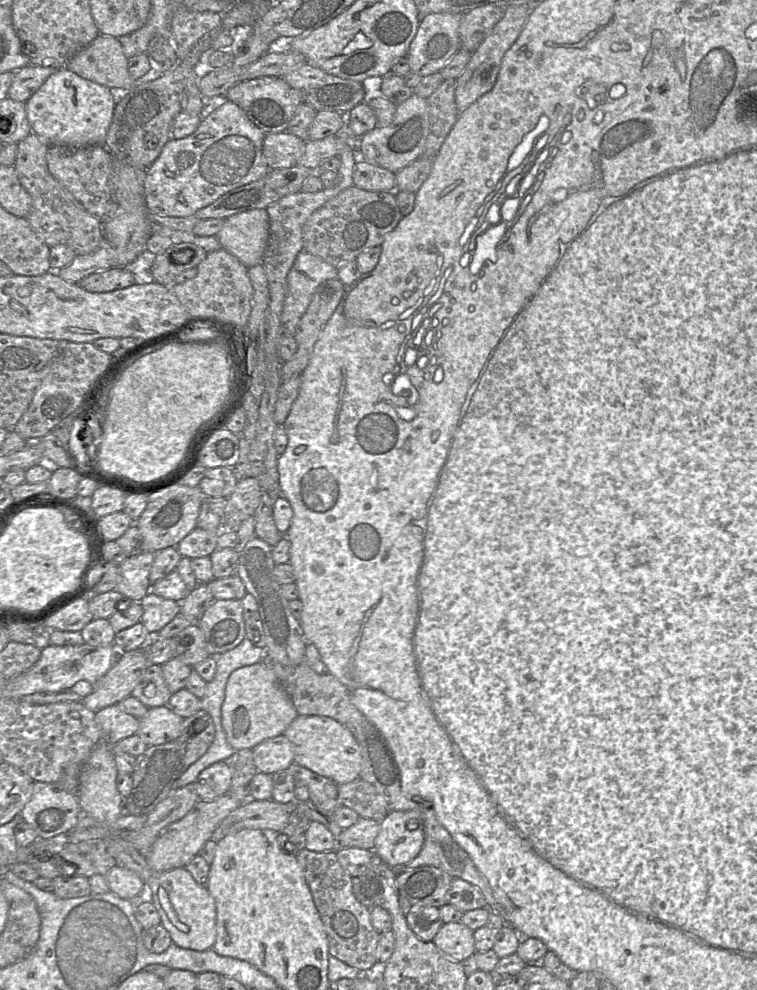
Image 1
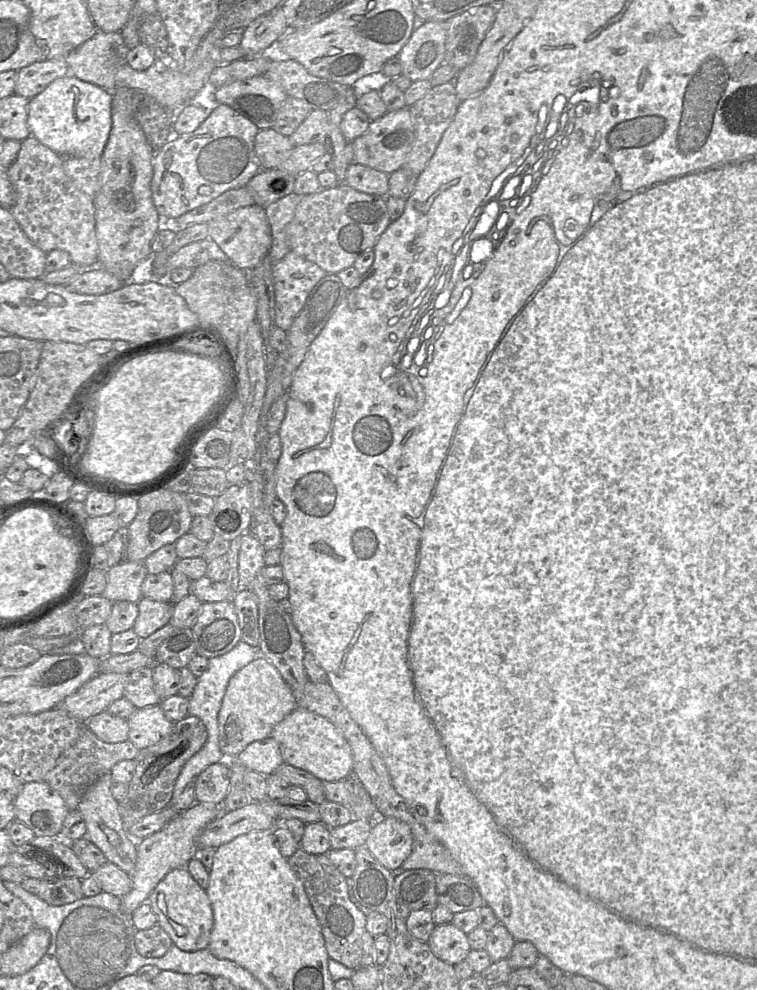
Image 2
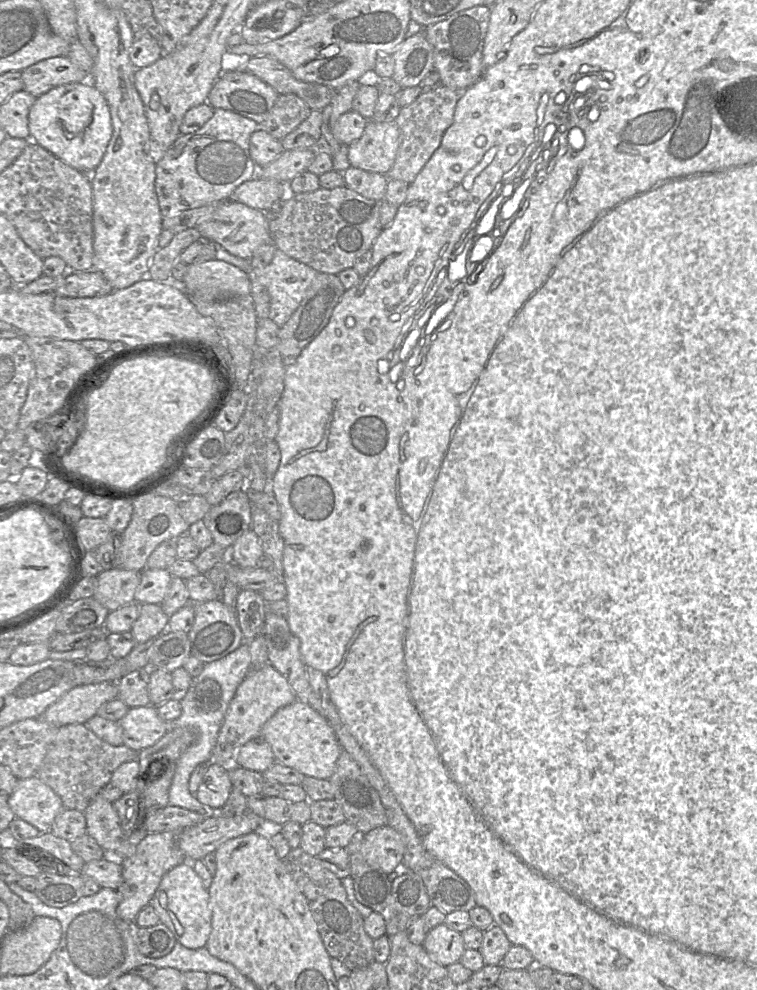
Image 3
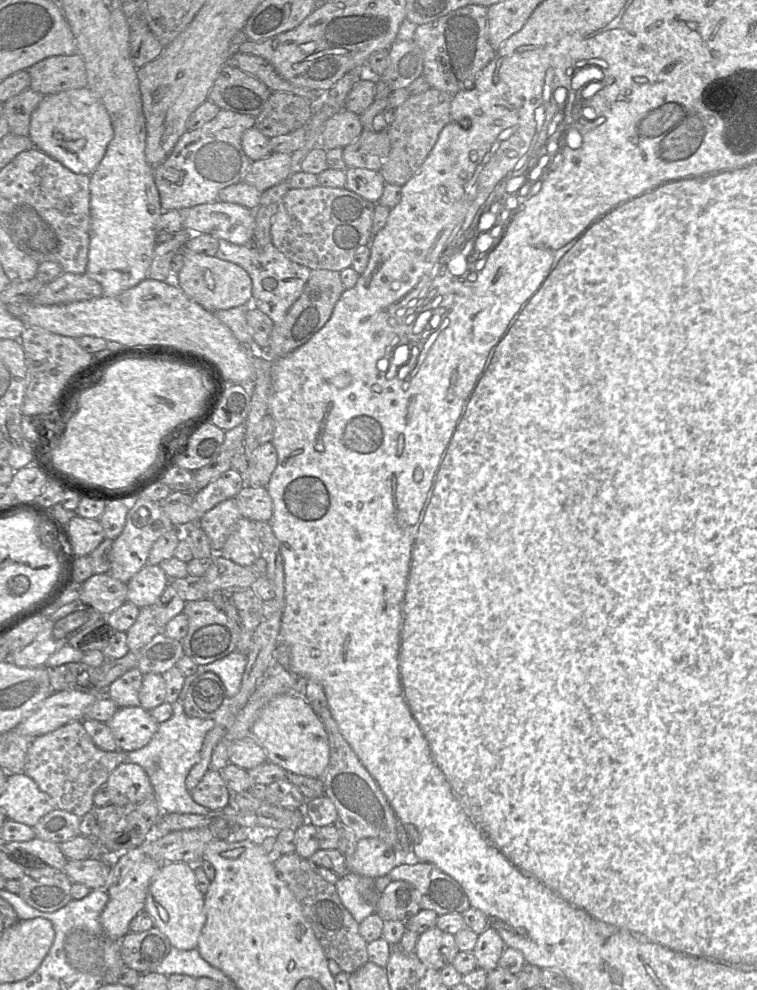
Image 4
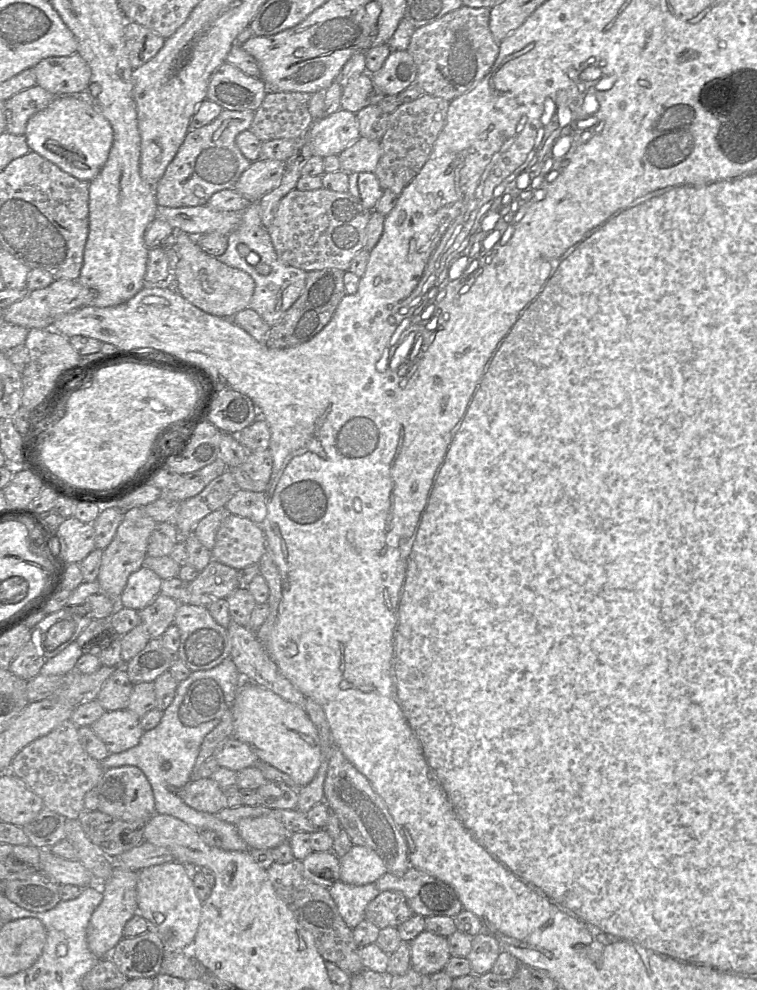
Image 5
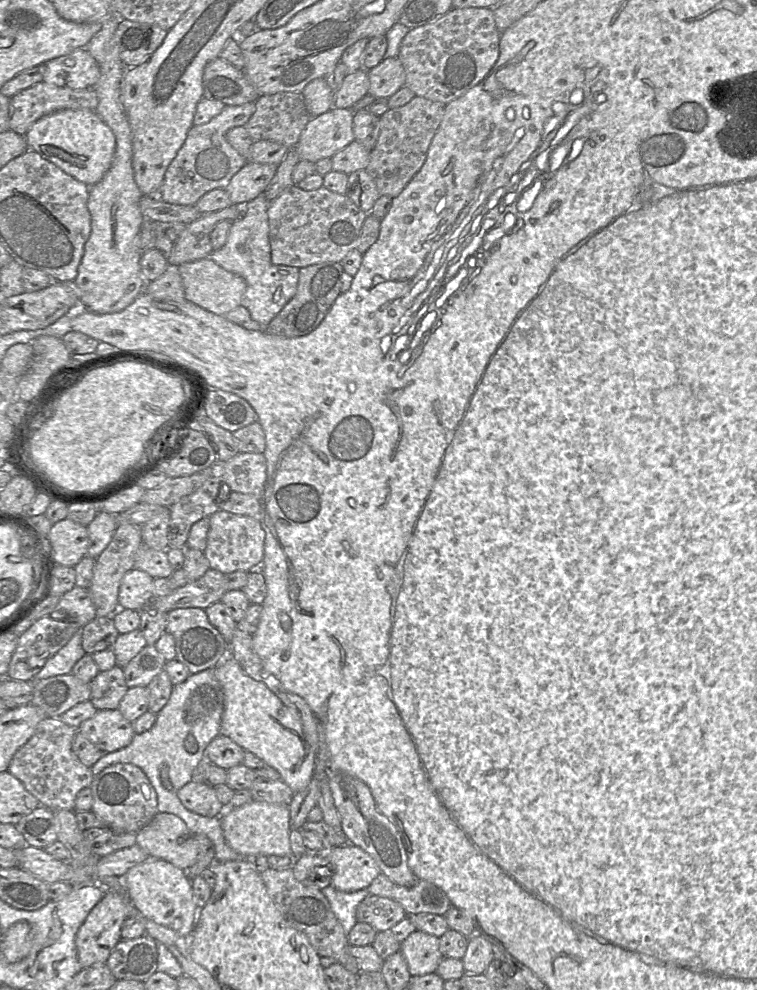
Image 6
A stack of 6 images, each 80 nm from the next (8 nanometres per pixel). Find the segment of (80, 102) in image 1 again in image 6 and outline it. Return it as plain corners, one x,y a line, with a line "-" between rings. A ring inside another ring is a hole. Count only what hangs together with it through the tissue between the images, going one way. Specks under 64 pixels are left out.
65,109
34,122
24,135
28,149
36,151
76,180
93,186
109,170
116,140
110,127
90,109

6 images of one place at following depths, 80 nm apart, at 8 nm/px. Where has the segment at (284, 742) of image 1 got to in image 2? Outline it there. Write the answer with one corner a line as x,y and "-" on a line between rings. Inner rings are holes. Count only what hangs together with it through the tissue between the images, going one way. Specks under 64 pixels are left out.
271,736
250,743
236,760
248,770
269,776
284,763
279,743

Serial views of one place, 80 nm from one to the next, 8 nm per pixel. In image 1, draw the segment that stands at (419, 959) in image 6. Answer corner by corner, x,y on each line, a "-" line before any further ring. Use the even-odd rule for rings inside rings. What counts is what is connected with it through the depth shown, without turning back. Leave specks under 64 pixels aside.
461,922
444,923
432,942
446,957
462,962
476,952
473,933

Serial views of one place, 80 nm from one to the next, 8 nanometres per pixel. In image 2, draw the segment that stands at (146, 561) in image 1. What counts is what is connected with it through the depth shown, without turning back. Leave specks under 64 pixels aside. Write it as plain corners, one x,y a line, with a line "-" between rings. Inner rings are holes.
124,560
108,569
107,585
102,595
113,603
138,603
142,598
141,586
147,574
144,561

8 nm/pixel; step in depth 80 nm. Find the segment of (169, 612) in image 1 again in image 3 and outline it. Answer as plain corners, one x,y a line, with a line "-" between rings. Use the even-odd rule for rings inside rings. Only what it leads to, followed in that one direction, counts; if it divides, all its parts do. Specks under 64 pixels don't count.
139,604
139,616
130,630
136,644
157,638
165,632
169,618
159,604

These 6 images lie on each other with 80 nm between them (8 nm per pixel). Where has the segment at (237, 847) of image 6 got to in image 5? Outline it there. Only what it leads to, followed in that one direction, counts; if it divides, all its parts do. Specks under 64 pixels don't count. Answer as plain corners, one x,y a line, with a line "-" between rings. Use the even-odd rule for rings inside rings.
274,817
242,818
236,827
250,849
274,849
290,839
282,822

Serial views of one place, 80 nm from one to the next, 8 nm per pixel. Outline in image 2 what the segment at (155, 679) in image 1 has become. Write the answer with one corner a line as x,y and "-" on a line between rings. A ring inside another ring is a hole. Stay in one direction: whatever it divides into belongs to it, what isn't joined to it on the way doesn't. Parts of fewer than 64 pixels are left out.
152,667
138,668
128,675
123,697
128,699
136,708
153,706
161,702
155,692
152,675

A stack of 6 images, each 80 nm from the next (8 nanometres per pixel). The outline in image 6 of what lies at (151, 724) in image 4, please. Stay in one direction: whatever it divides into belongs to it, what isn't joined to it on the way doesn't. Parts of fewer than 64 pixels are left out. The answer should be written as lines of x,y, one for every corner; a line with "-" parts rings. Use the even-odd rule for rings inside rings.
97,710
77,728
85,738
104,753
110,753
128,746
135,736
132,722
116,710

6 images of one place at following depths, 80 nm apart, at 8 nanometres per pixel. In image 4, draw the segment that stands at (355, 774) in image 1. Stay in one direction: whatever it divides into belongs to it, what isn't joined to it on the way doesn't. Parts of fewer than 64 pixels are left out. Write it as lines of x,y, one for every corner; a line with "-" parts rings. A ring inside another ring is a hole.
287,693
273,697
260,710
251,736
264,748
267,760
290,773
321,778
330,761
329,739
320,718
300,695

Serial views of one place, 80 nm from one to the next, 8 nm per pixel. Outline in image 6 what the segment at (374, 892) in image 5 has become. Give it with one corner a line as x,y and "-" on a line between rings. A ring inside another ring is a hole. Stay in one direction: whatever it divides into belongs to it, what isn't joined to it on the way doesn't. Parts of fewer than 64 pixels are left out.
330,885
322,889
322,893
328,899
332,911
348,935
357,923
356,909
358,905
370,895
368,888
354,892
343,892

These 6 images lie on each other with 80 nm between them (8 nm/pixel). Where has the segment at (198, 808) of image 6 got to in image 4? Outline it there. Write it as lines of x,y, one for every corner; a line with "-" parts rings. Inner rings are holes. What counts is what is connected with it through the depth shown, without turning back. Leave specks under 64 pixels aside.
208,770
190,794
196,803
210,811
219,811
230,804
232,792
219,771

